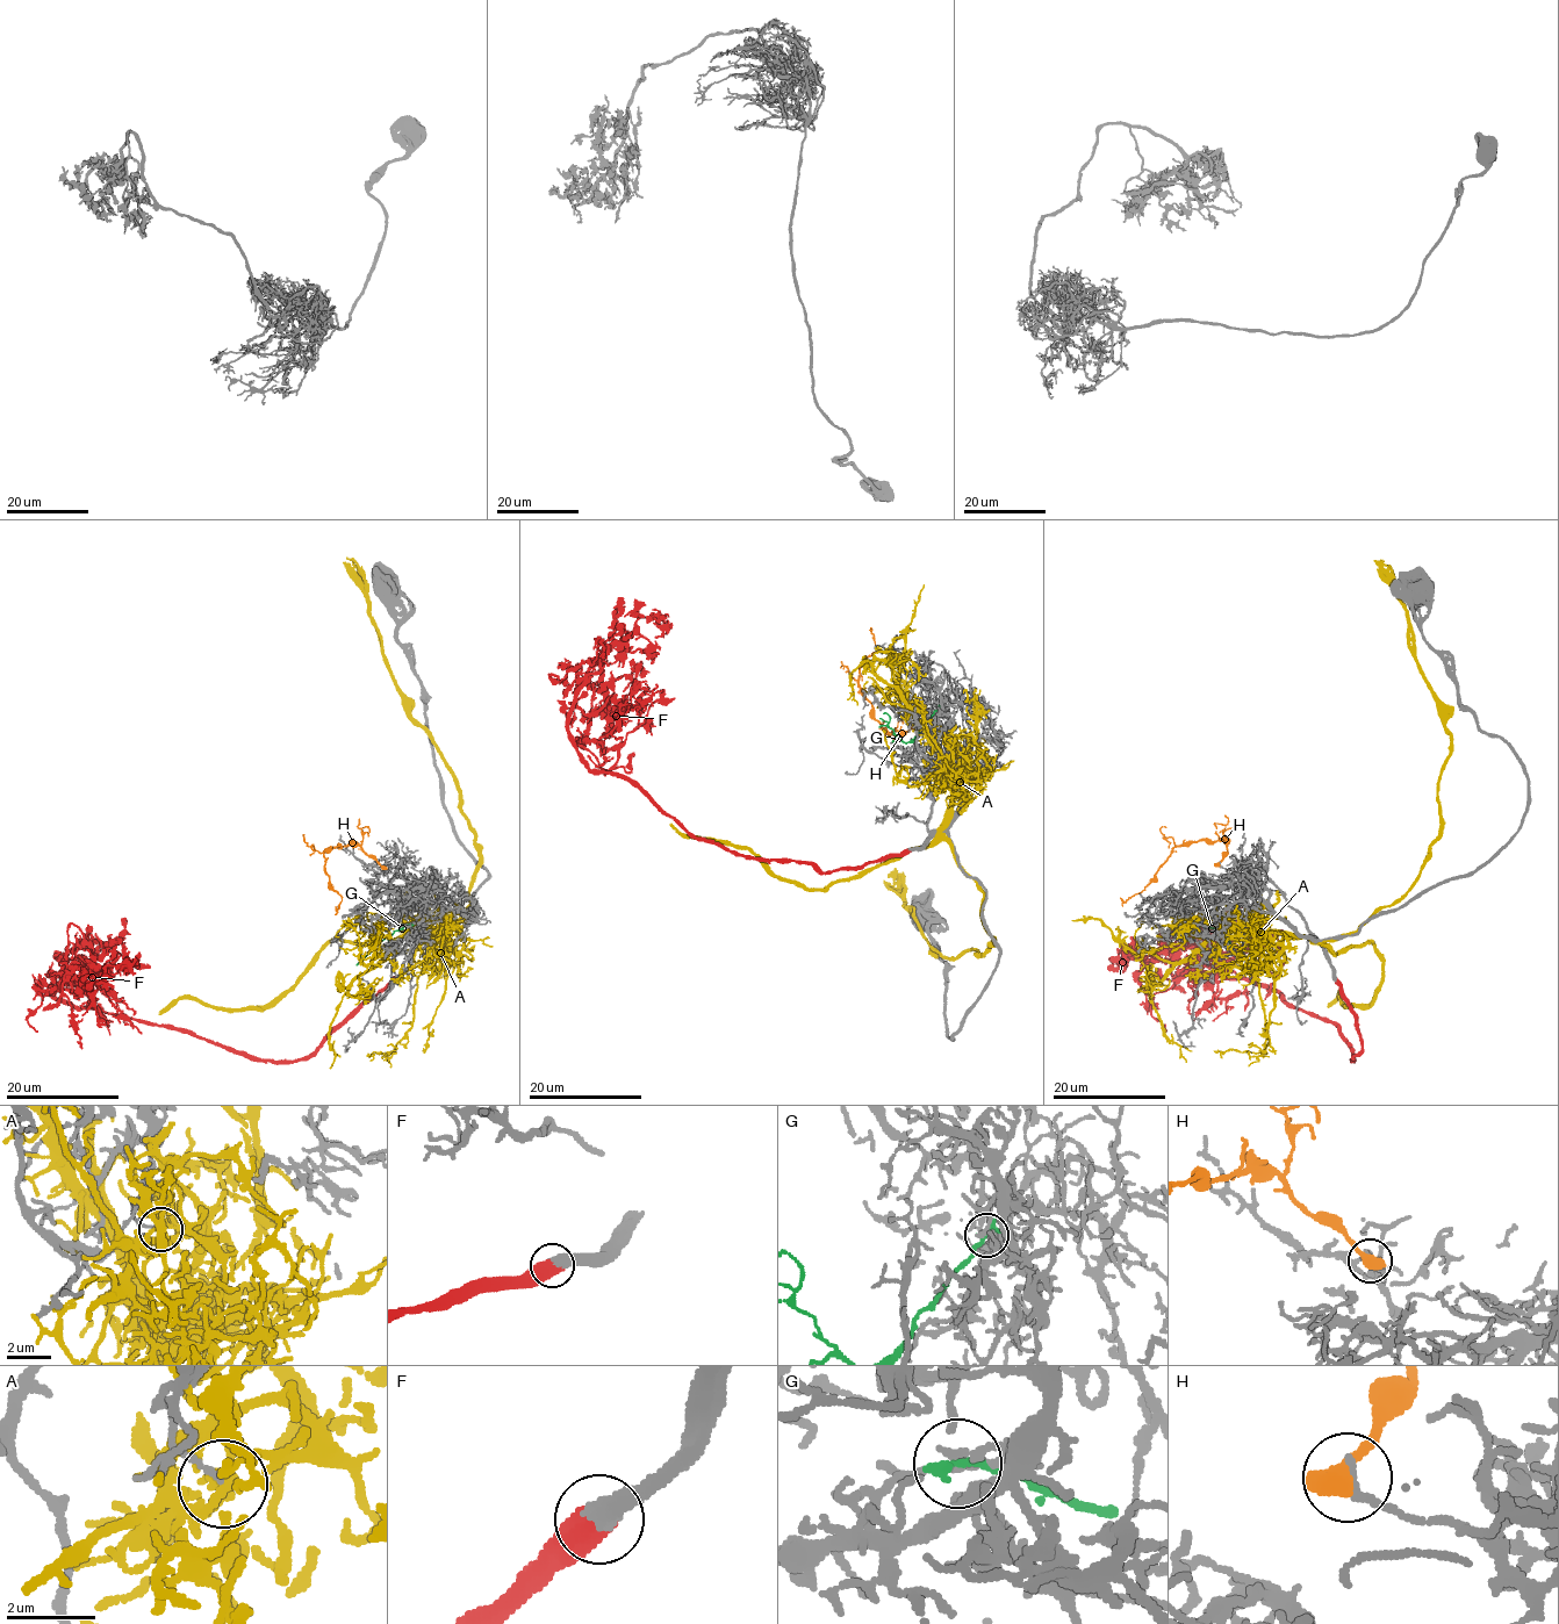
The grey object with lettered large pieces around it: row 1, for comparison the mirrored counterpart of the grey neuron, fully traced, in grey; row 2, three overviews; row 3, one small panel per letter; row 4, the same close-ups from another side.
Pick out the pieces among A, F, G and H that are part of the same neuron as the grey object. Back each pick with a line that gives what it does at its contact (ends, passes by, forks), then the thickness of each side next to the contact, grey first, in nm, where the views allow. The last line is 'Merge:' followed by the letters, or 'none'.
F: it ends | 480/600 nm
Merge: F

